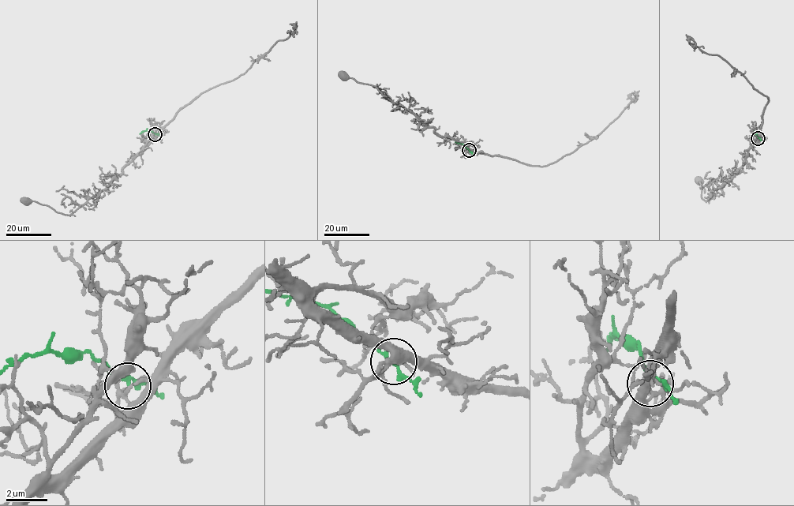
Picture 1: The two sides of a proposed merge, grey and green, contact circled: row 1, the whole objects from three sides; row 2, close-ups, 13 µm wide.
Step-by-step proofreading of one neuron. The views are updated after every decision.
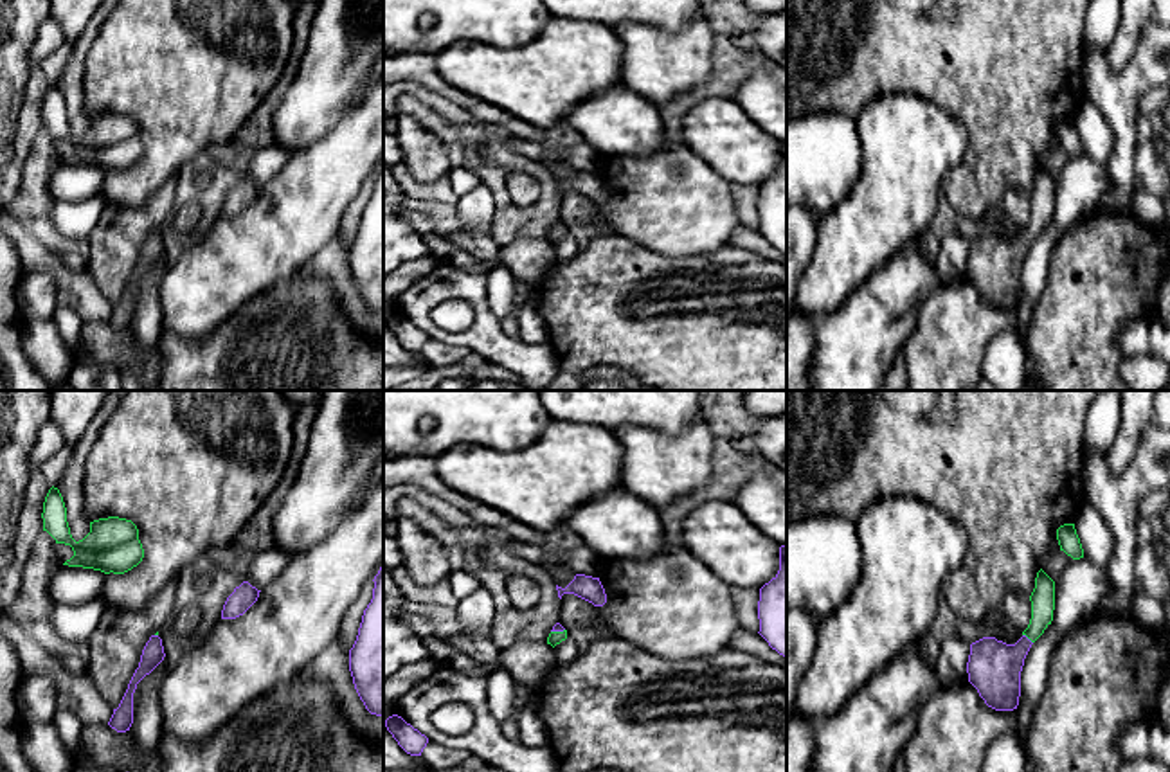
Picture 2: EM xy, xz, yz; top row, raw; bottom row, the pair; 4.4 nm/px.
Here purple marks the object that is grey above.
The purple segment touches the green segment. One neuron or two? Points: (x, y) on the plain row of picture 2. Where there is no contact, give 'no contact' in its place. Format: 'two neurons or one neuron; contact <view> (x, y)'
one neuron; contact yz (1028, 236)

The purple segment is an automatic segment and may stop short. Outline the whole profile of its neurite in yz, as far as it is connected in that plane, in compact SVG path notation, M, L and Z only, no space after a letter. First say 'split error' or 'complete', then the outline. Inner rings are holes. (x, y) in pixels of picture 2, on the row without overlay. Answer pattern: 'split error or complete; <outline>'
split error; M1040 166L1030 193L1031 216L1015 241L983 234L970 241L968 279L985 301L995 308L1013 308L1021 293L1021 268L1031 241L1053 218L1055 178Z

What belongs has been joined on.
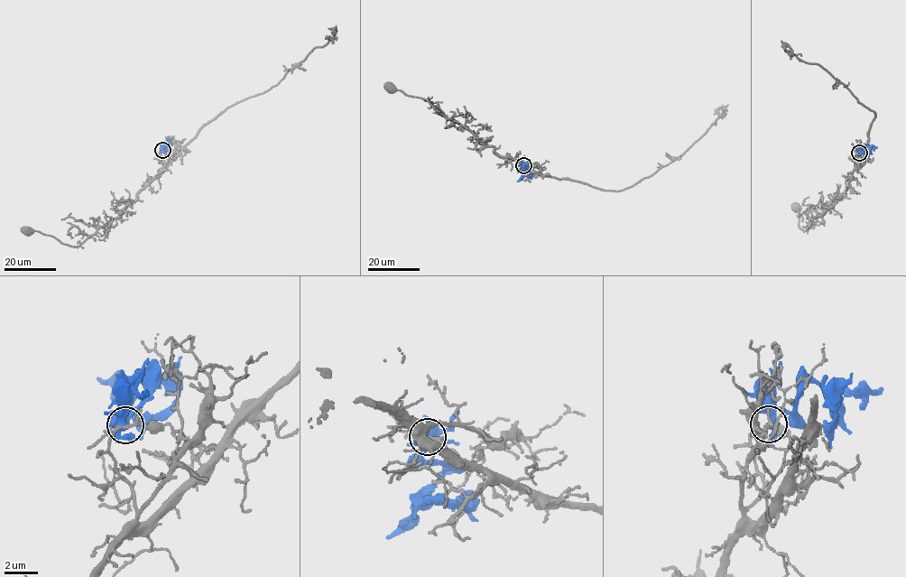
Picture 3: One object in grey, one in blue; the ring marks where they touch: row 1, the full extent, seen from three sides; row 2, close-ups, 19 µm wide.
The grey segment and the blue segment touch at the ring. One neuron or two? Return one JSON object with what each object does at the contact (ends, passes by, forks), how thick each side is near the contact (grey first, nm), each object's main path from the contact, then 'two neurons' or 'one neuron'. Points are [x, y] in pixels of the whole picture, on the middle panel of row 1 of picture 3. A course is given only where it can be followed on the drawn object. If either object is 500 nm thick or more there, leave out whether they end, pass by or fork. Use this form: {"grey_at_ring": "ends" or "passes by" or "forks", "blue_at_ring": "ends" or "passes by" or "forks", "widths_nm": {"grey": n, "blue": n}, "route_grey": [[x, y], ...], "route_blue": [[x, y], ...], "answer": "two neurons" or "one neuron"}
{"grey_at_ring": "forks", "blue_at_ring": "forks", "widths_nm": {"grey": 140, "blue": 320}, "route_grey": [[523, 165], [502, 157], [493, 146], [486, 146], [425, 99], [392, 88]], "route_blue": [[523, 165], [527, 170], [523, 175], [531, 179]], "answer": "two neurons"}

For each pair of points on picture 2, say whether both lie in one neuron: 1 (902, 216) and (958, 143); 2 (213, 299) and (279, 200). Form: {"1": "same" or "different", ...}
{"1": "same", "2": "same"}

